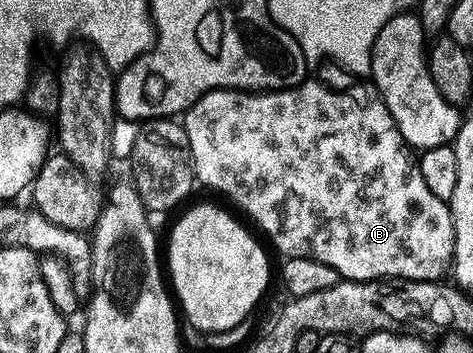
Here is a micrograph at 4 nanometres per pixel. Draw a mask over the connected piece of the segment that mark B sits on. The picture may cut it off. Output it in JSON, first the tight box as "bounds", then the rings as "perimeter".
{"bounds":[182,81,454,281],"perimeter":[[[305,81],[298,87],[288,87],[284,91],[265,91],[253,93],[235,89],[208,91],[197,103],[183,112],[182,122],[186,129],[186,137],[190,141],[192,154],[192,170],[195,178],[200,179],[208,187],[221,191],[228,199],[233,199],[262,230],[268,234],[267,242],[281,251],[281,256],[293,259],[306,257],[314,261],[322,261],[322,265],[330,265],[345,279],[431,279],[440,281],[452,270],[452,254],[454,253],[454,221],[451,206],[445,200],[434,197],[422,181],[419,162],[412,159],[402,133],[384,104],[383,99],[356,100],[344,91],[331,91],[324,83]]]}

